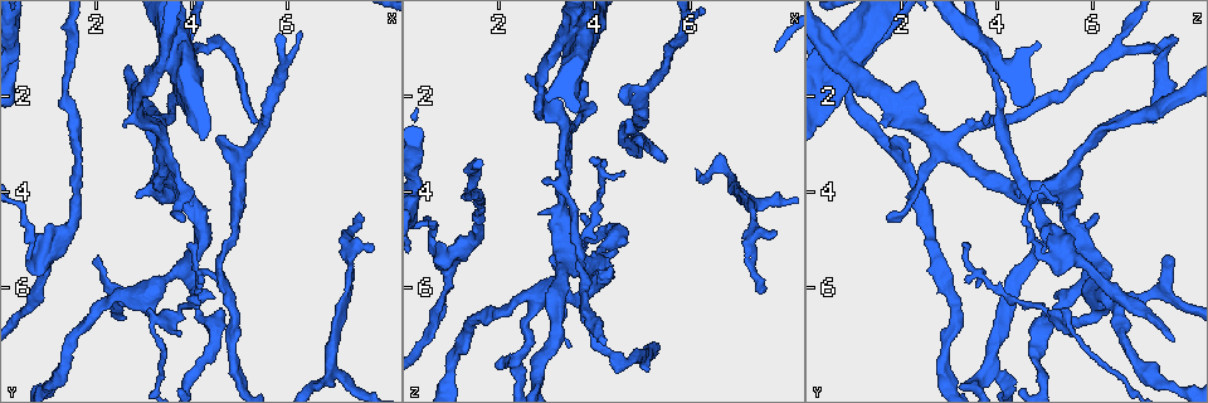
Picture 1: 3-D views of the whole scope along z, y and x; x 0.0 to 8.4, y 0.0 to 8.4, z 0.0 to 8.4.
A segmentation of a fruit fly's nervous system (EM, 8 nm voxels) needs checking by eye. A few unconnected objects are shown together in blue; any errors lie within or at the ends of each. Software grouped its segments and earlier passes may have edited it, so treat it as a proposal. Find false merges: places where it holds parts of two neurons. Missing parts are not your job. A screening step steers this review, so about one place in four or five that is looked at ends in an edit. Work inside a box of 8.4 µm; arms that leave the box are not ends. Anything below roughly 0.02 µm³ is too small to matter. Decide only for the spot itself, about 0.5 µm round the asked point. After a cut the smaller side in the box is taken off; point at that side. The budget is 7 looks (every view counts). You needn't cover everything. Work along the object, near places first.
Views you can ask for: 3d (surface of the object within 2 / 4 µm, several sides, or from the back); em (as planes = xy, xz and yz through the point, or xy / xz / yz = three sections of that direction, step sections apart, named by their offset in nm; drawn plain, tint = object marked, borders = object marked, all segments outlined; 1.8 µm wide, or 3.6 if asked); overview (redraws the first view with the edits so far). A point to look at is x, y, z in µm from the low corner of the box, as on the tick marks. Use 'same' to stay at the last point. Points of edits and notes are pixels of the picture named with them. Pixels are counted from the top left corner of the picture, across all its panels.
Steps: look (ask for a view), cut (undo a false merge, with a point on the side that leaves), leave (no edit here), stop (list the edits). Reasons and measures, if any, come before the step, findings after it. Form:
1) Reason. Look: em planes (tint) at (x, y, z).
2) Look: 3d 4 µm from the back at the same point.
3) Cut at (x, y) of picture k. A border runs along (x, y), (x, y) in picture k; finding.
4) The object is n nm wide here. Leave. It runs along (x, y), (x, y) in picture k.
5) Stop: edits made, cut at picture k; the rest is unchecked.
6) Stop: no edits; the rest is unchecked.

A fork. Look: 3d 4 µm at (3.55, 3.90, 5.25).

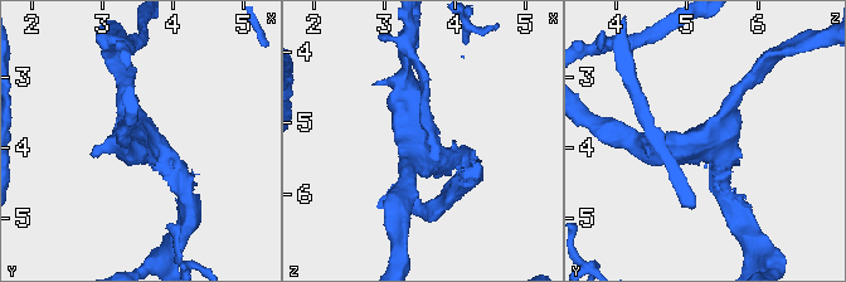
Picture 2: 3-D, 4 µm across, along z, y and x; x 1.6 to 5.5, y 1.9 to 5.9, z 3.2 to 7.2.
3 arms meet here; the arms are 220, 300, 300 nm wide; shape alone is not enough. Look: em xz step 4 (tint) at (3.50, 3.90, 5.30).

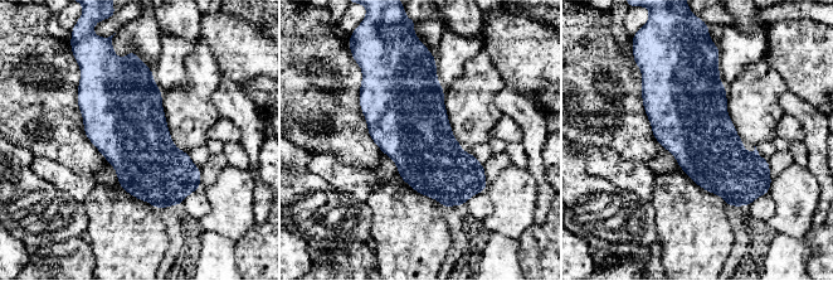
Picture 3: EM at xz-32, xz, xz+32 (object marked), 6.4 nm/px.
The object is 480 nm wide here. Leave. All the same neuron.

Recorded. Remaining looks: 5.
Sharp bend. Look: em xz step 8 (tint) at (3.40, 6.70, 5.55).

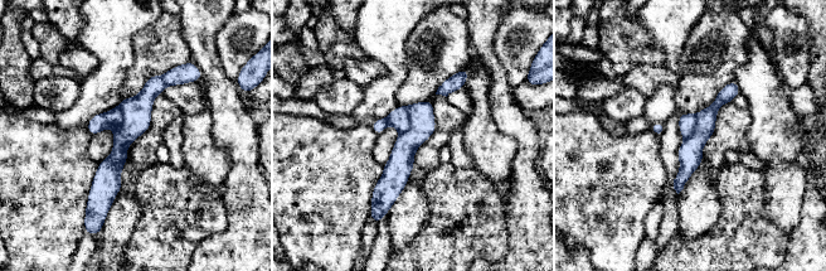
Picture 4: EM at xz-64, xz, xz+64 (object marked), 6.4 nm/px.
Cut it another way. Look: em planes (tint) at the same point.

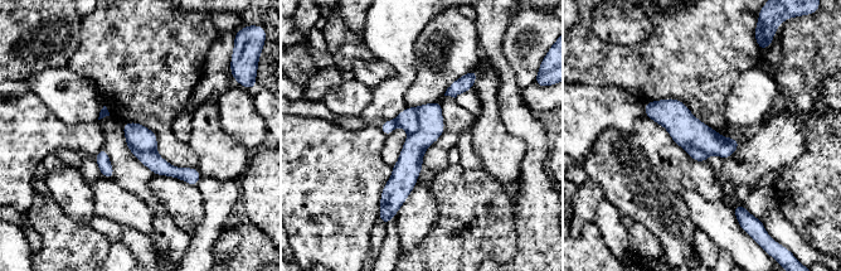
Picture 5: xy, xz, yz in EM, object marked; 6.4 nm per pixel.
Cut at (387, 127) of picture 5. Two neurons meet here.

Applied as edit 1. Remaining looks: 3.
Stop: edits made, cut at picture 5; the rest is unchecked.

